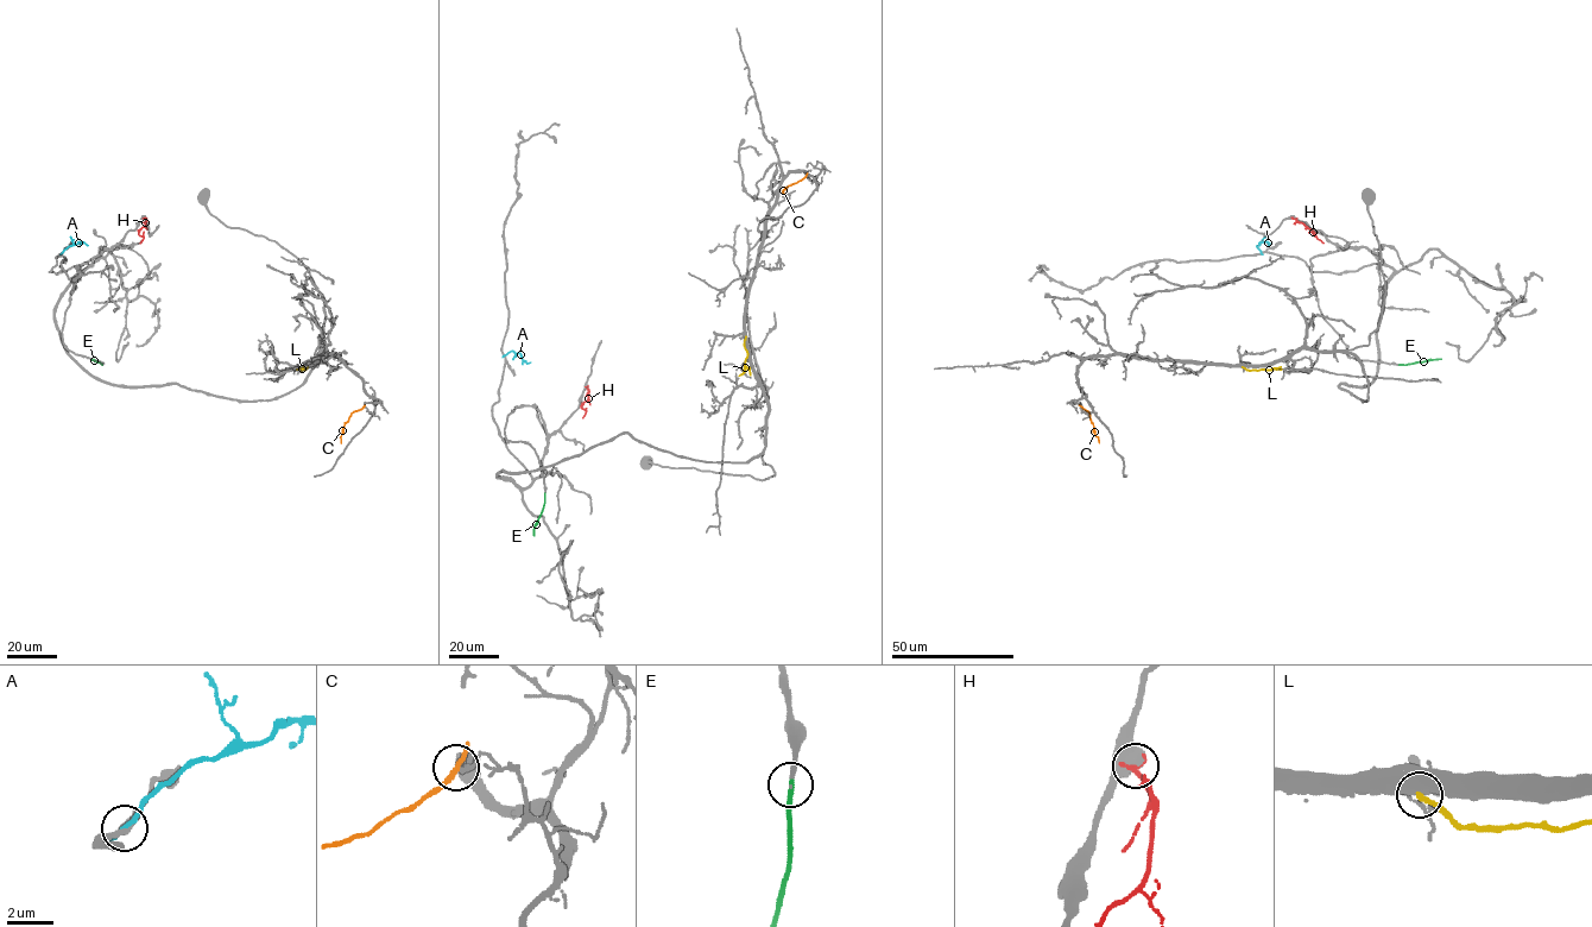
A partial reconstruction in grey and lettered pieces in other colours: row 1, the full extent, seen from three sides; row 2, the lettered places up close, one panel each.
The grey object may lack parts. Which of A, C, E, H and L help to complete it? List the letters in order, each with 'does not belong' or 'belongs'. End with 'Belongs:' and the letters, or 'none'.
A: does not belong
C: does not belong
E: belongs
H: does not belong
L: does not belong
Belongs: E

